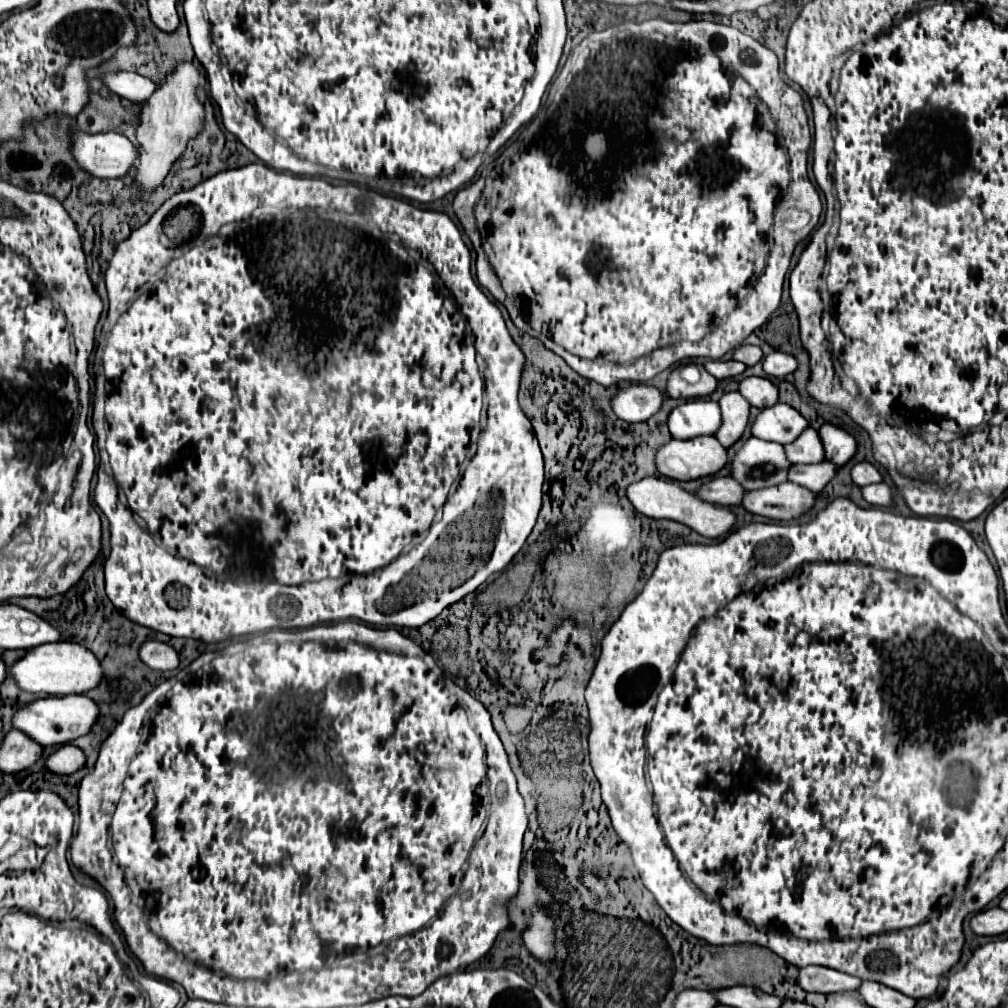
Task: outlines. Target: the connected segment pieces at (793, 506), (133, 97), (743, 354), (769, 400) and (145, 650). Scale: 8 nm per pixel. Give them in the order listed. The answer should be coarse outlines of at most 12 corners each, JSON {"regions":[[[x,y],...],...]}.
{"regions":[[[783,483],[749,491],[743,507],[777,521],[809,513],[817,495]],[[127,71],[107,73],[113,93],[145,103],[157,91],[149,77]],[[741,345],[733,359],[745,365],[763,361],[761,347]],[[747,377],[739,393],[753,407],[773,407],[779,389],[767,377]],[[145,641],[141,661],[157,671],[179,665],[177,651],[161,641]]]}

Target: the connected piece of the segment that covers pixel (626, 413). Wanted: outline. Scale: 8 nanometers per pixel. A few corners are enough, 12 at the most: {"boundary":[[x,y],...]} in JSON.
{"boundary":[[637,383],[611,403],[627,423],[647,421],[661,409],[665,393]]}

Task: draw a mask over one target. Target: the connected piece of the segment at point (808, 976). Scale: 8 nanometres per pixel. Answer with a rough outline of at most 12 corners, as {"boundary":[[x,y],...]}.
{"boundary":[[809,965],[799,971],[805,991],[855,991],[861,979]]}

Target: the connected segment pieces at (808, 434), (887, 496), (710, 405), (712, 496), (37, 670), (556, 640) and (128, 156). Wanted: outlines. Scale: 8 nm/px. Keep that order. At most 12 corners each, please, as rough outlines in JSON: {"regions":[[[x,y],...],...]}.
{"regions":[[[809,427],[785,445],[791,463],[825,459],[821,437]],[[885,483],[863,487],[863,497],[877,507],[893,507]],[[693,399],[669,415],[675,439],[713,435],[719,403]],[[713,477],[697,495],[723,507],[741,505],[747,491],[733,477]],[[45,643],[9,669],[31,693],[79,695],[101,683],[91,649]],[[573,621],[553,631],[549,645],[537,649],[537,661],[559,663],[565,655],[567,639],[575,629]],[[73,133],[95,177],[125,177],[139,147],[121,133]]]}

